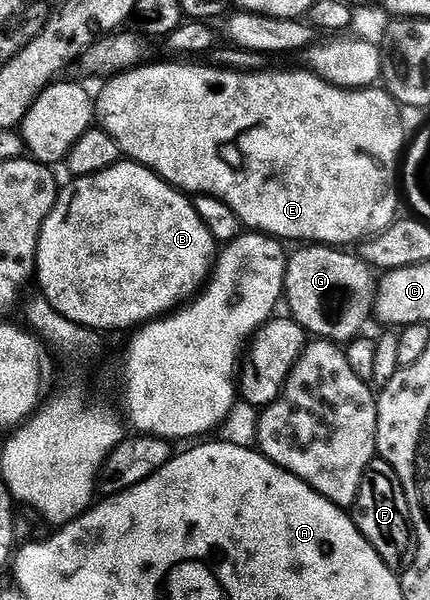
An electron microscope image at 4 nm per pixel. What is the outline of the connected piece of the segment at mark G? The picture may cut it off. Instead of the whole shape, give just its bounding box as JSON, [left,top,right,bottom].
[284,244,378,344]

